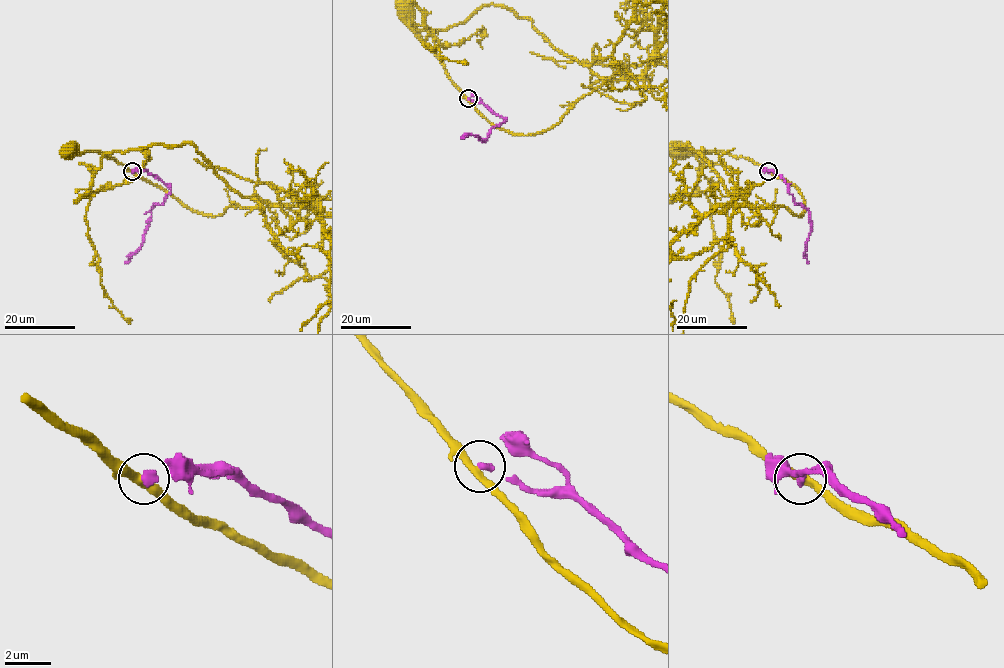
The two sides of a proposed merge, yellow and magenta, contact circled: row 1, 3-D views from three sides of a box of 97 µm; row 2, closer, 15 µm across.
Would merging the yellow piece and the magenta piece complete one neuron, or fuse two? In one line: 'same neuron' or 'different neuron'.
different neuron

